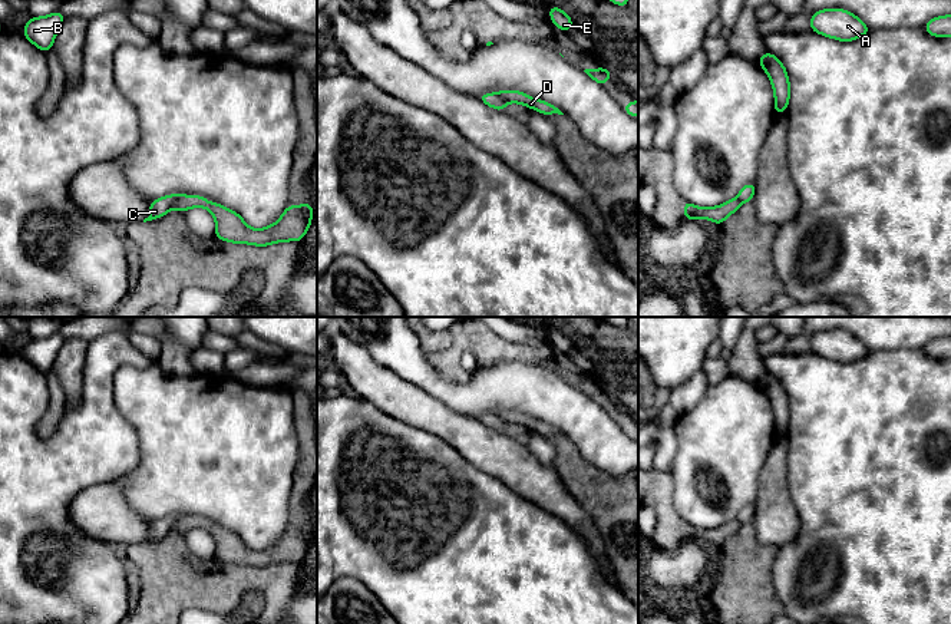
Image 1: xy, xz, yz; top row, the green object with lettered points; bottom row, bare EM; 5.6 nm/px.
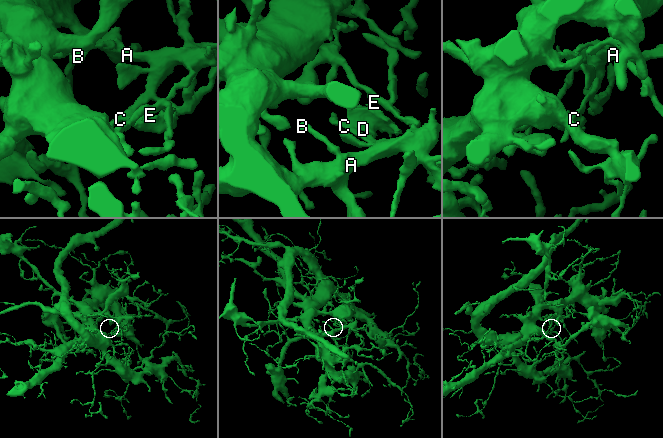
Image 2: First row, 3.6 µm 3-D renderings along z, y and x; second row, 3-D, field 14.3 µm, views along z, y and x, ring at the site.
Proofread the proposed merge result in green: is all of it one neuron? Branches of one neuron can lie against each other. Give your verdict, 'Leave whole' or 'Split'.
Split

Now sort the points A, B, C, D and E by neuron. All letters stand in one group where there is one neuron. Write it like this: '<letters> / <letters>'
A B C E / D

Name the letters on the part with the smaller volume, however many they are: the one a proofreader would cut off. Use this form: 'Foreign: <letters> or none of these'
Foreign: D

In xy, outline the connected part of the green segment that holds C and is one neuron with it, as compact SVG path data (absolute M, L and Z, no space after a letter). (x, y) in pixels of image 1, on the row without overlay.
M171 515L159 521L153 521L149 526L149 538L145 539L143 544L165 538L179 518L182 518L182 515Z

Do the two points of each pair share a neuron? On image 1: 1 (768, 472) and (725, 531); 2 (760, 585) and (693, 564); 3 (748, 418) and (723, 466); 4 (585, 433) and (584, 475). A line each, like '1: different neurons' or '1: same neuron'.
1: different neurons
2: same neuron
3: same neuron
4: different neurons

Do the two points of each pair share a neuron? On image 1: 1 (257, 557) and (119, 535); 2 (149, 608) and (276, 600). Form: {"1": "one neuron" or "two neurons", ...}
{"1": "two neurons", "2": "one neuron"}

